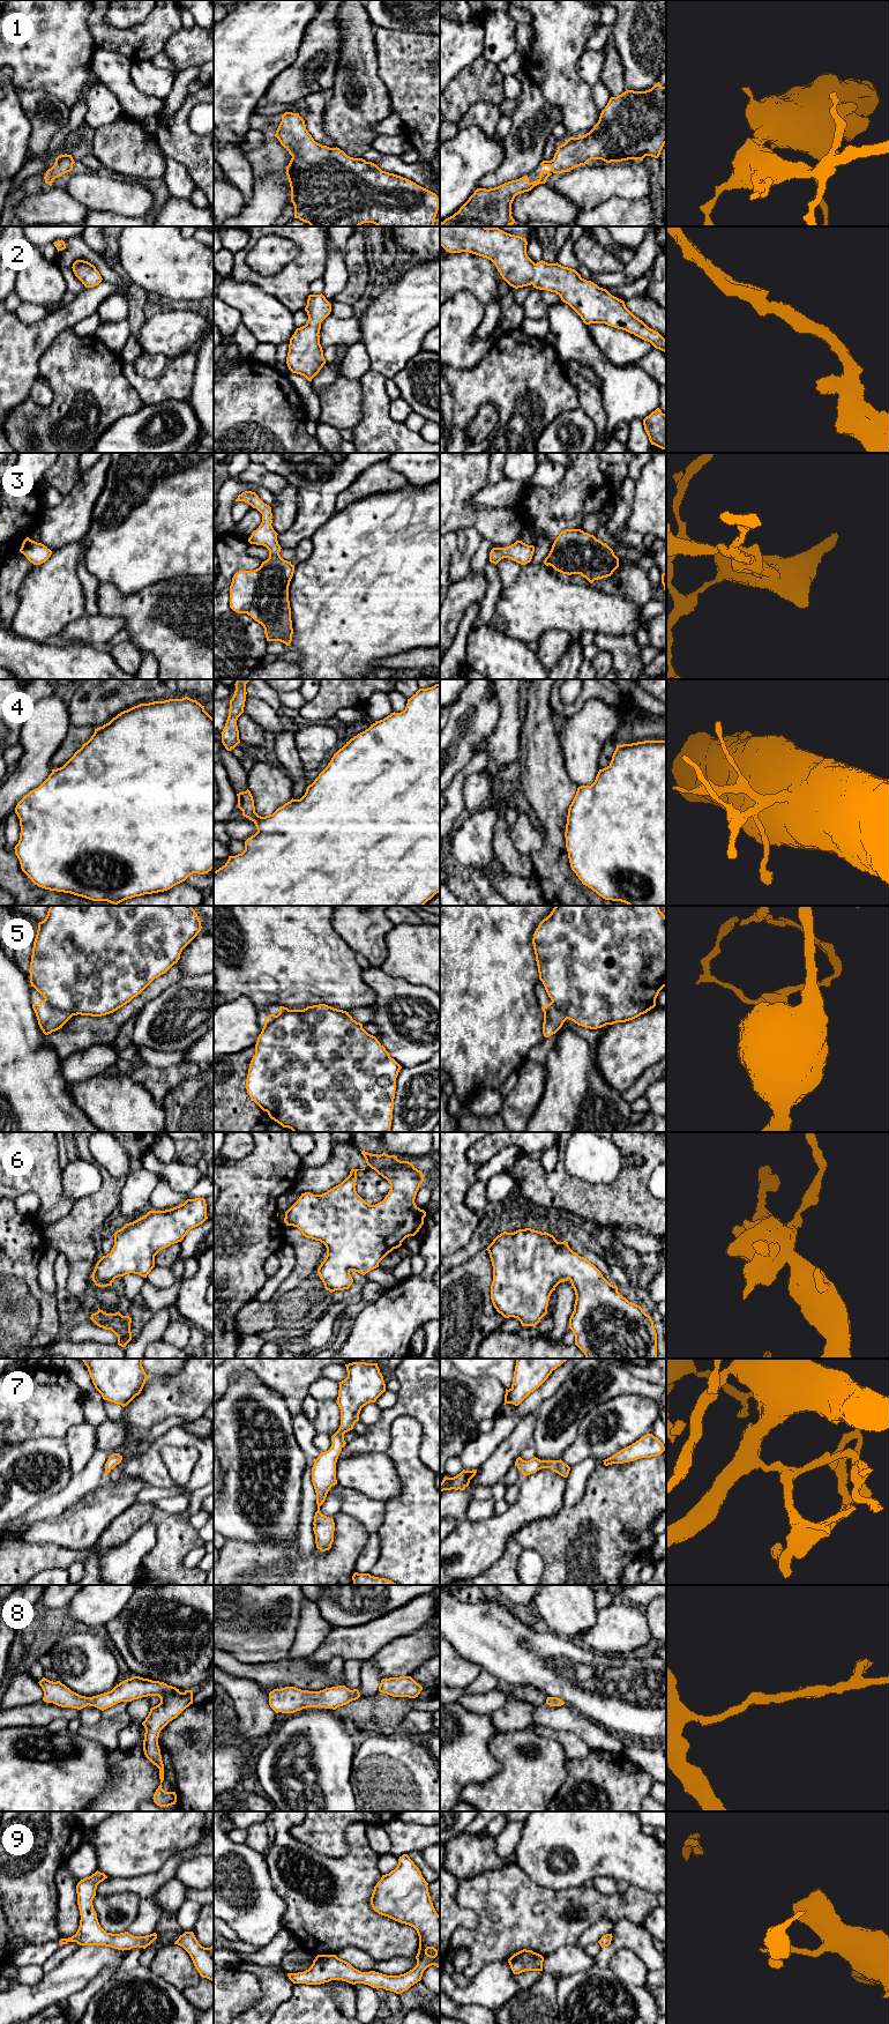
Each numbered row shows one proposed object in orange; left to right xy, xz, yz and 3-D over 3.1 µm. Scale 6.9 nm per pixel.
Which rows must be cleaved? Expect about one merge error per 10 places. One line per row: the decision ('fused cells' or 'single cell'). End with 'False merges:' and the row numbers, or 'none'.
1: single cell
2: single cell
3: single cell
4: single cell
5: fused cells
6: single cell
7: single cell
8: single cell
9: single cell
False merges: 5

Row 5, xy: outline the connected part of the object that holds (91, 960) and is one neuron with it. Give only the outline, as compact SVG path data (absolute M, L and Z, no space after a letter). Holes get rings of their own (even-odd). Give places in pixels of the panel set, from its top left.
M50 906L44 921L38 923L30 962L30 983L53 1007L72 1015L102 1017L113 1013L140 995L155 978L165 974L180 959L182 950L201 931L201 921L192 906Z

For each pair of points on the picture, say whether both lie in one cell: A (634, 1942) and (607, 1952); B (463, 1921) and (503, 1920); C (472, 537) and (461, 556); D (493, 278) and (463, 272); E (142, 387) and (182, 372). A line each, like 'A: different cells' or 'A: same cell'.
A: same cell
B: different cells
C: same cell
D: same cell
E: same cell

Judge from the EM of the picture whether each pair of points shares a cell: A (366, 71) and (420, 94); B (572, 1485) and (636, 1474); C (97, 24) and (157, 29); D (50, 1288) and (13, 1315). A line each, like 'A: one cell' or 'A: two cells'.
A: two cells
B: two cells
C: one cell
D: two cells

